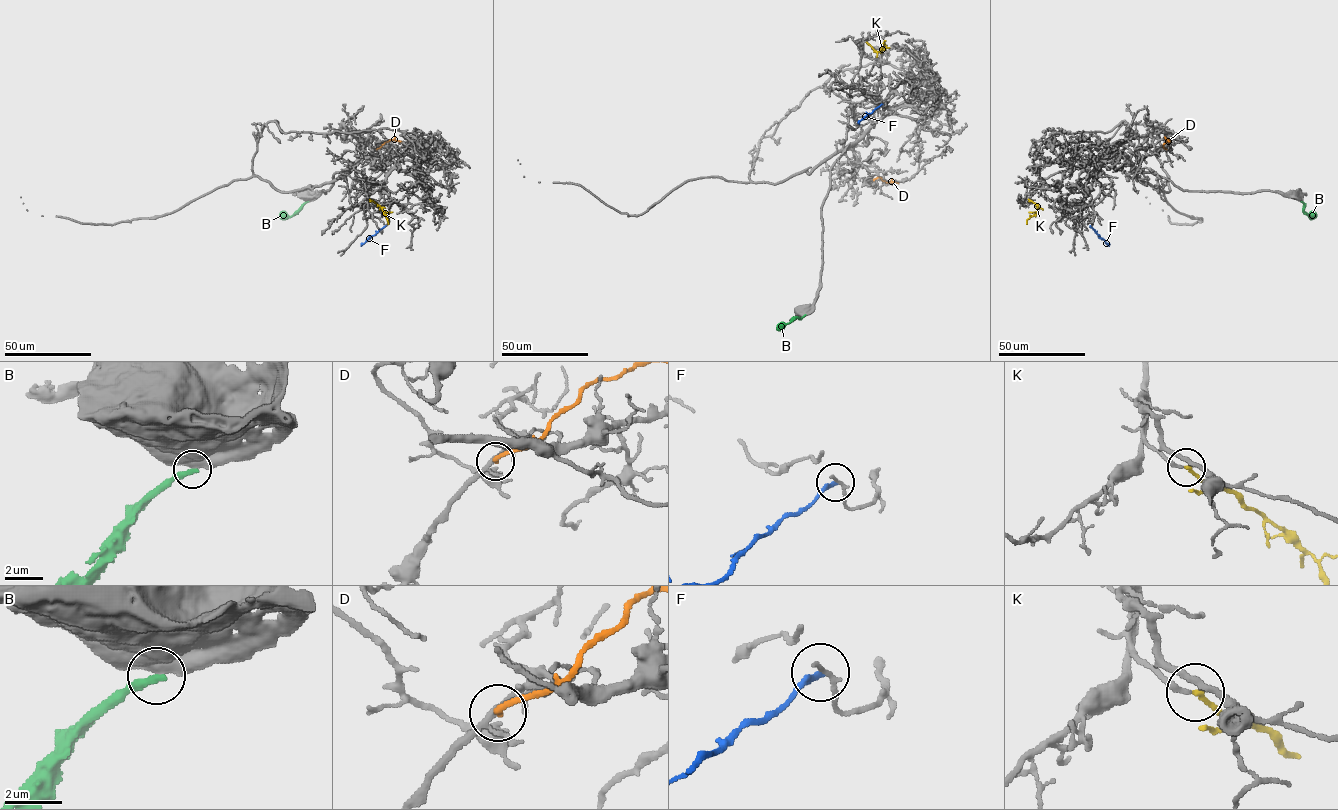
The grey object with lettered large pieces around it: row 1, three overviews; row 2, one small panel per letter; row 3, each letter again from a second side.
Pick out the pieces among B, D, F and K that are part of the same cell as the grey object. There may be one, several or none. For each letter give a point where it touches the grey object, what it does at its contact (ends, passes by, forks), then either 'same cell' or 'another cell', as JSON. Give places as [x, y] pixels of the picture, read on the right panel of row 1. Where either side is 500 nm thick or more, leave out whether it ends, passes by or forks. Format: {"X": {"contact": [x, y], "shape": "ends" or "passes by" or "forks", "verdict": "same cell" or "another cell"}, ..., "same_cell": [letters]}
{"B": {"contact": [1301, 201], "verdict": "another cell"}, "D": {"contact": [1166, 149], "shape": "ends", "verdict": "another cell"}, "F": {"contact": [1090, 226], "shape": "ends", "verdict": "another cell"}, "K": {"contact": [1028, 199], "shape": "ends", "verdict": "same cell"}, "same_cell": ["K"]}

